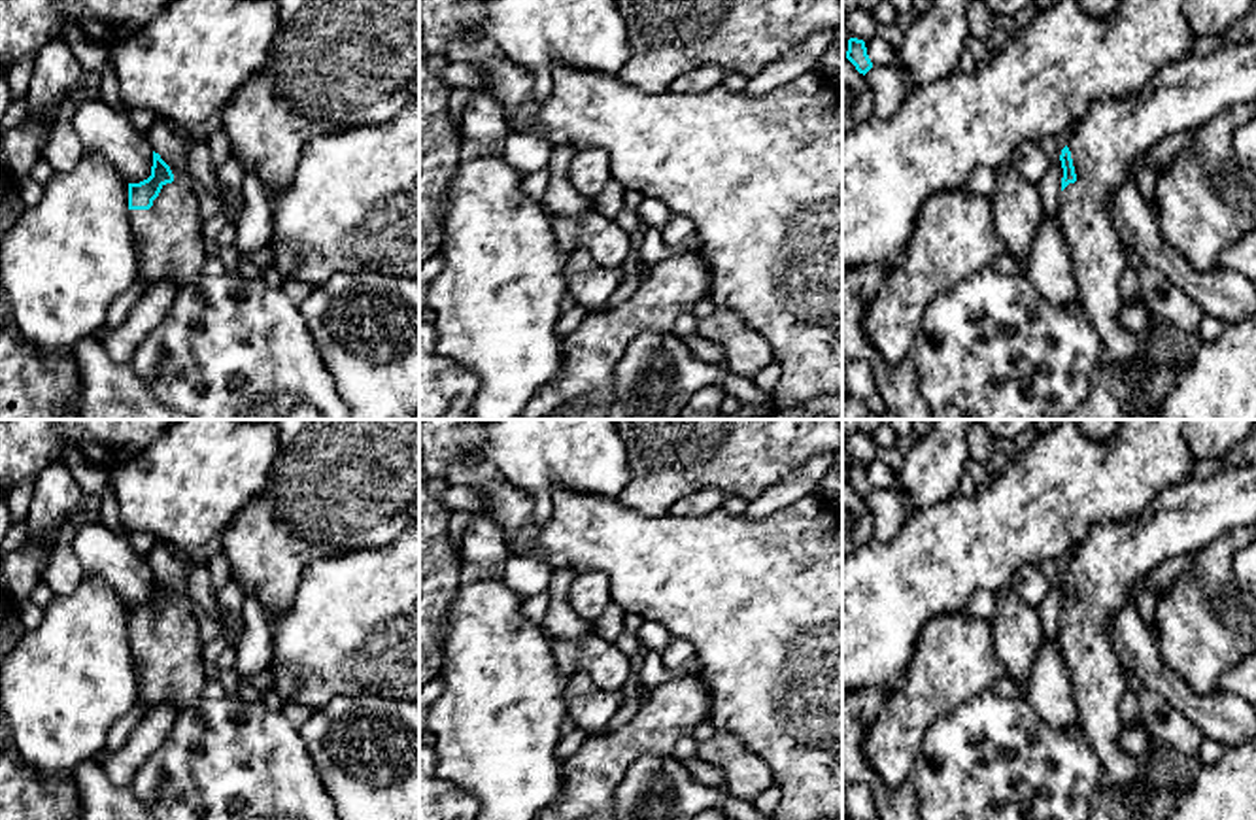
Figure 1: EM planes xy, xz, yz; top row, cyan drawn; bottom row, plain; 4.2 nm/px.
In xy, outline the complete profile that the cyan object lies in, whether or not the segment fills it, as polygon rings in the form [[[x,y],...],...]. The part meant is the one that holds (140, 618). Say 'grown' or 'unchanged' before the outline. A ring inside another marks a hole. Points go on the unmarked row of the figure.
grown | [[[157,544],[149,554],[151,599],[128,606],[128,639],[138,680],[136,705],[149,714],[157,705],[178,712],[204,697],[204,622],[187,591],[193,555]]]

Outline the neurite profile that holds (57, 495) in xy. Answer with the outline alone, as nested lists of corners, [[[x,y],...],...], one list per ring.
[[[64,459],[45,467],[34,480],[25,544],[53,550],[64,521],[83,506],[83,497],[85,493]]]

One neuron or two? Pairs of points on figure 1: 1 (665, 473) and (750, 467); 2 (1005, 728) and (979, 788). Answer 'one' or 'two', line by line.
1: one
2: one

